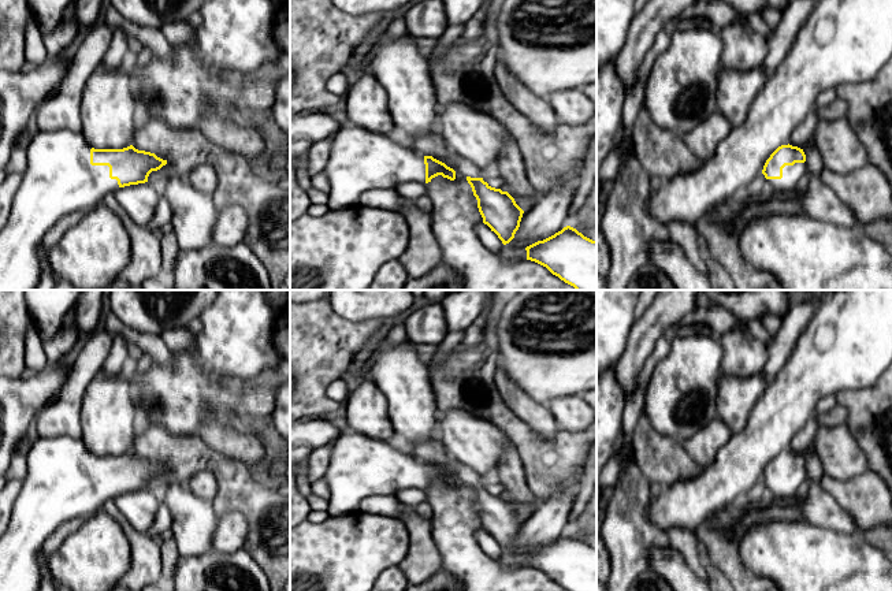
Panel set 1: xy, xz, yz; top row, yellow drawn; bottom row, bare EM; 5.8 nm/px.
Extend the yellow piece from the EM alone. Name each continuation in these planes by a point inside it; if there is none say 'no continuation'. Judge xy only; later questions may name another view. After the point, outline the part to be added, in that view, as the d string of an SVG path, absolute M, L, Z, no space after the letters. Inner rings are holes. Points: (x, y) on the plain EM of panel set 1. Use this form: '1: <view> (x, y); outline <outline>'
1: xy (59, 486); outline M57 436L38 438L26 456L26 476L14 502L10 524L0 536L0 591L38 591L41 587L41 568L38 553L45 540L64 523L93 514L103 509L108 499L119 495L118 487L109 484L108 472L90 471L90 451L81 438Z

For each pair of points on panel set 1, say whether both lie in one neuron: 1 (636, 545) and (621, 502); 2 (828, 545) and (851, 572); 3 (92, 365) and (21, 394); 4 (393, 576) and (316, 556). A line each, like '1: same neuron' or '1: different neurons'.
1: same neuron
2: same neuron
3: different neurons
4: different neurons

